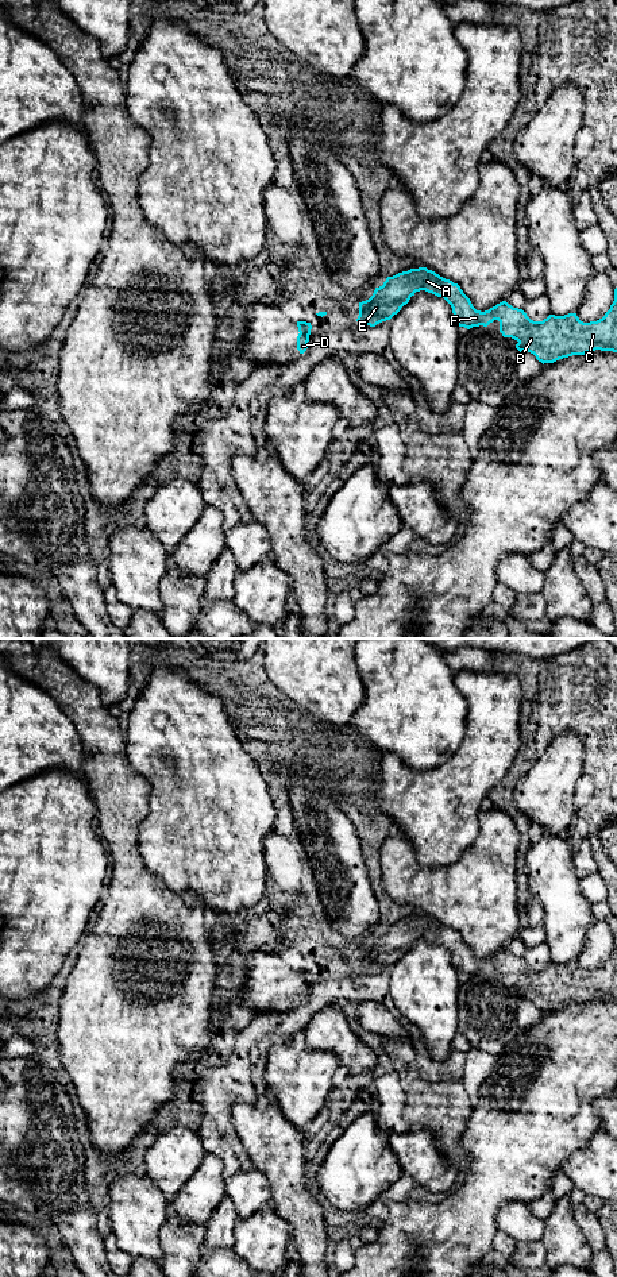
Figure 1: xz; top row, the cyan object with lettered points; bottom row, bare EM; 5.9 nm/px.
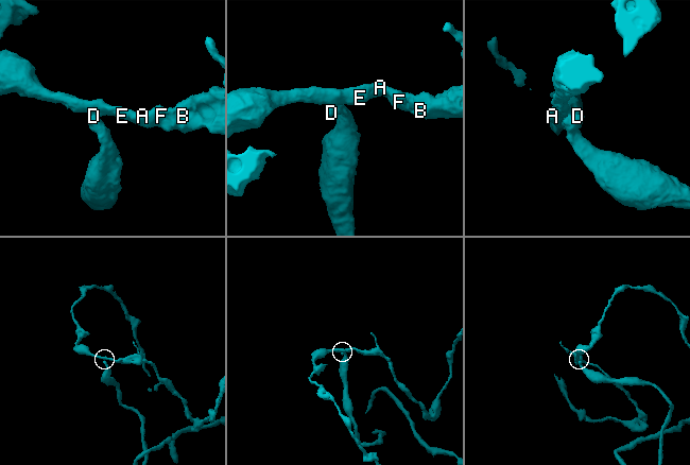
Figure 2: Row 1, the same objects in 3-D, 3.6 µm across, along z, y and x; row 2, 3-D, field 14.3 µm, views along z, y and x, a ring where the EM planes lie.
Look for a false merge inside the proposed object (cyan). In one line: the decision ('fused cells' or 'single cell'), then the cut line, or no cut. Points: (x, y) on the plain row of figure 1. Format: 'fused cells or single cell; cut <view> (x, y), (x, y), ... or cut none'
fused cells; cut xz (305, 971), (305, 976), (309, 980)

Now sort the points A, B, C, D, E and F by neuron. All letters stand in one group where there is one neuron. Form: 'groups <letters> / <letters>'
groups A B C E F / D

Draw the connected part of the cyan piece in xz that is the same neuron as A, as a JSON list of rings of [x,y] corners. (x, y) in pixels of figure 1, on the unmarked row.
[[[419,915],[387,925],[369,948],[359,950],[356,969],[375,975],[390,968],[420,938],[443,945],[451,953],[458,975],[487,975],[498,968],[502,984],[517,988],[520,1000],[533,1002],[543,1012],[595,998],[617,1000],[617,935],[610,957],[597,969],[583,971],[576,961],[549,962],[543,969],[533,969],[506,949],[485,960],[477,958],[458,931]]]

